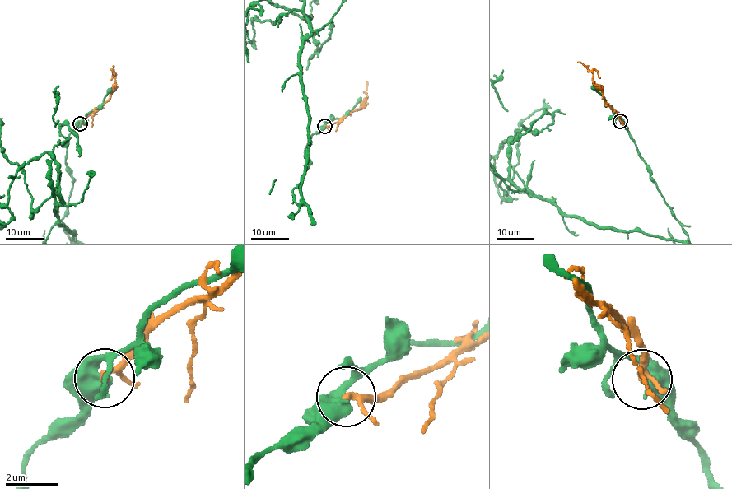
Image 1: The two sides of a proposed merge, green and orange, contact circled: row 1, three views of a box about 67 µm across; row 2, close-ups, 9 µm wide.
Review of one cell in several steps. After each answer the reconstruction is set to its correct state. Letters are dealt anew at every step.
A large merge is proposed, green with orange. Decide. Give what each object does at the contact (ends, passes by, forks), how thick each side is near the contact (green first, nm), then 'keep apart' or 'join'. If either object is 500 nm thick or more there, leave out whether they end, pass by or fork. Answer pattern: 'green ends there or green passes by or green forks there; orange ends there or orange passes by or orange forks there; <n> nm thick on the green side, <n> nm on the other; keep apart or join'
green passes by; orange passes by; 480 nm thick on the green side, 200 nm on the other; keep apart

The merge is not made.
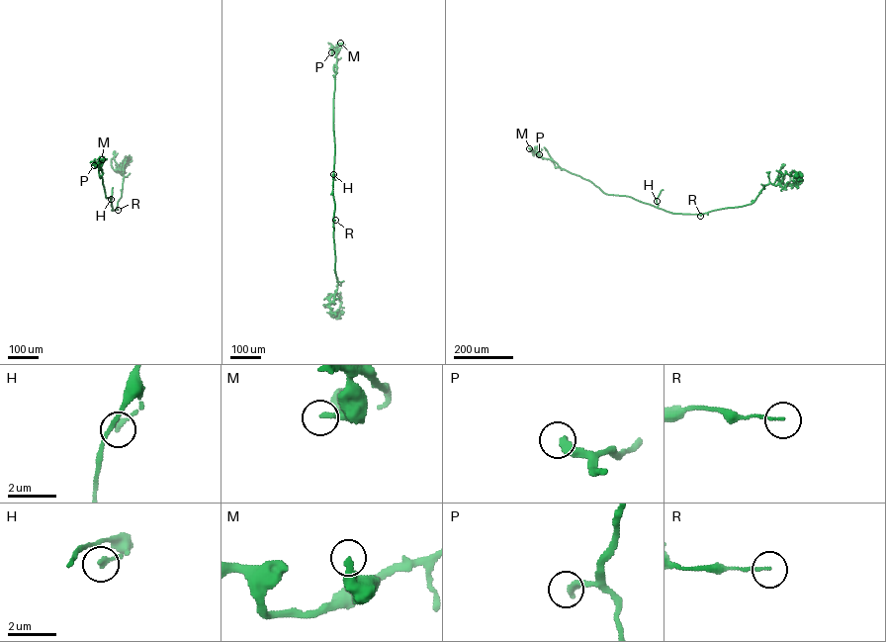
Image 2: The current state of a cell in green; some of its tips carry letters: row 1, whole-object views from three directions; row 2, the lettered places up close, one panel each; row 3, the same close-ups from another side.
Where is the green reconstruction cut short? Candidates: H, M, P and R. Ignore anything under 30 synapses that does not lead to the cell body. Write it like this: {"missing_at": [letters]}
{"missing_at": ["P"]}

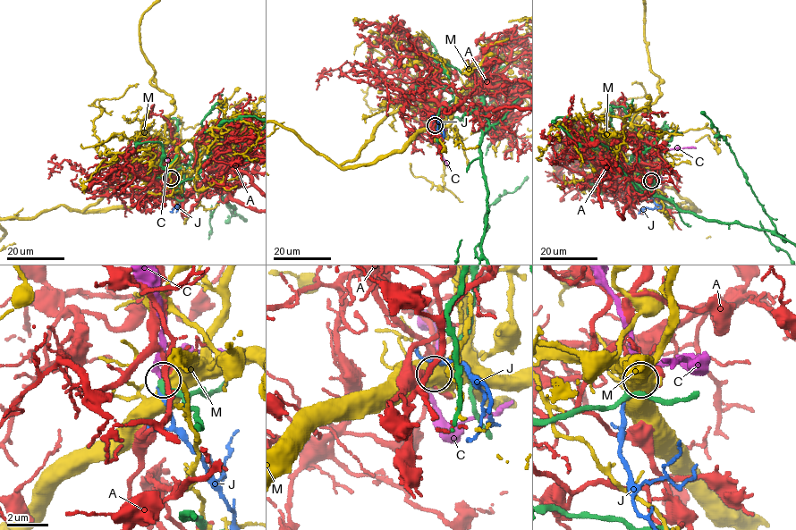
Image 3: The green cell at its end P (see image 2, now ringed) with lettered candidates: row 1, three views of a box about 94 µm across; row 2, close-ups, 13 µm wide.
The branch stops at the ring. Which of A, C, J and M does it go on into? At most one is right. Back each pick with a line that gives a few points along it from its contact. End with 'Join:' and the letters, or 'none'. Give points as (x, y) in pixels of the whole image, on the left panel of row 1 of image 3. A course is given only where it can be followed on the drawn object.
C: course (171, 178), (170, 162), (164, 148), (187, 140)
Join: C

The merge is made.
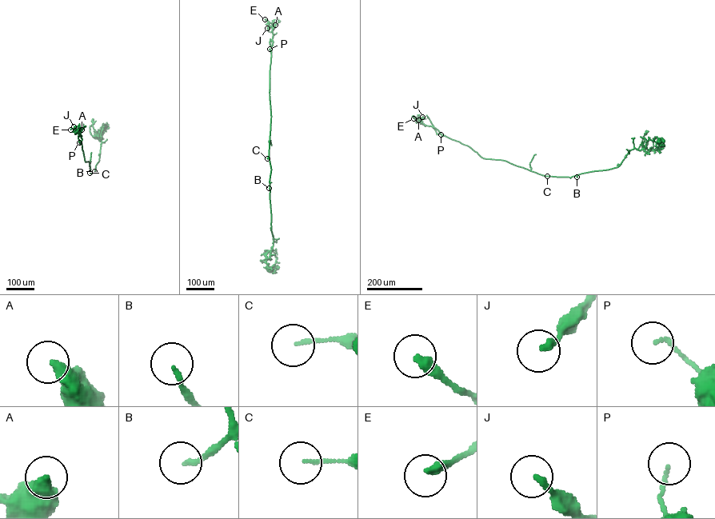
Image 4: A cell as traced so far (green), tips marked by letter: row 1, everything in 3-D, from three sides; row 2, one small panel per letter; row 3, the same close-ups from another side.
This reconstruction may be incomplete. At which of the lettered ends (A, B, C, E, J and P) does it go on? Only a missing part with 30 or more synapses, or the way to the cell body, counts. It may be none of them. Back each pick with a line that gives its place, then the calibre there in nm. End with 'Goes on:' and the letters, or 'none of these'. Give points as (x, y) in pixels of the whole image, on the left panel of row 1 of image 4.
Goes on: none of these

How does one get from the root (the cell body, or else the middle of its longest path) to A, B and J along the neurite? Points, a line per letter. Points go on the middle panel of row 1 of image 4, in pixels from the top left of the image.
A: (265, 253), (265, 249), (272, 249), (273, 240), (269, 197), (269, 93), (272, 29), (275, 25)
B: (265, 253), (265, 249), (272, 249), (273, 240), (269, 188)
J: (265, 253), (265, 249), (272, 249), (273, 240), (269, 156), (273, 27), (267, 28)

